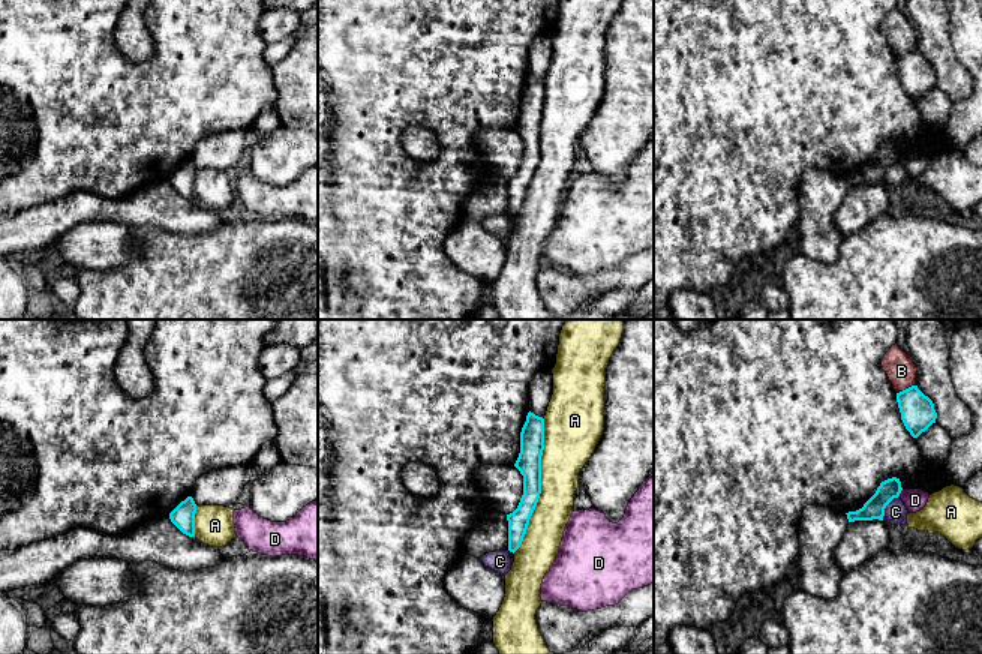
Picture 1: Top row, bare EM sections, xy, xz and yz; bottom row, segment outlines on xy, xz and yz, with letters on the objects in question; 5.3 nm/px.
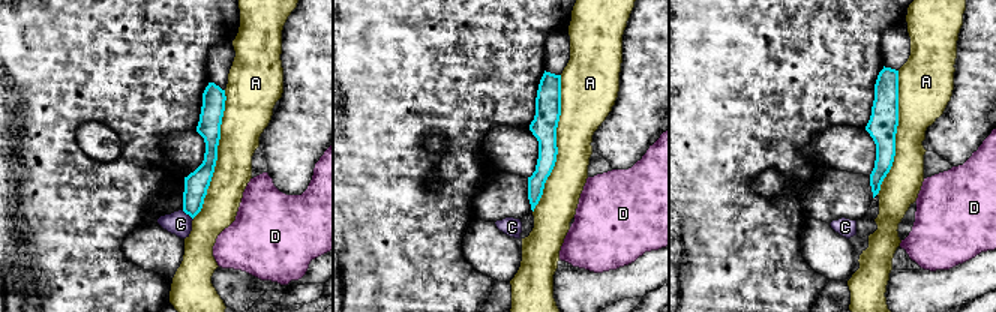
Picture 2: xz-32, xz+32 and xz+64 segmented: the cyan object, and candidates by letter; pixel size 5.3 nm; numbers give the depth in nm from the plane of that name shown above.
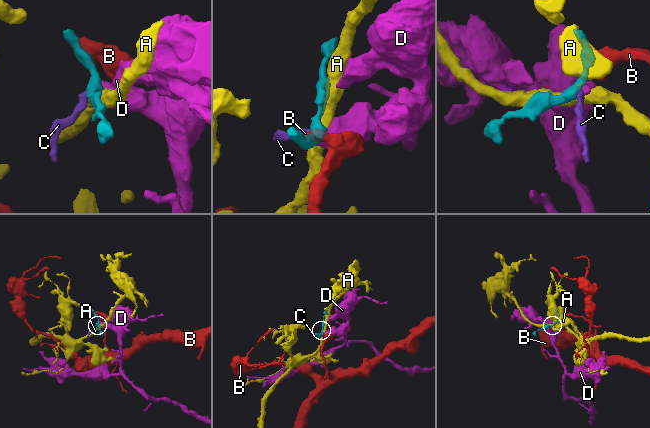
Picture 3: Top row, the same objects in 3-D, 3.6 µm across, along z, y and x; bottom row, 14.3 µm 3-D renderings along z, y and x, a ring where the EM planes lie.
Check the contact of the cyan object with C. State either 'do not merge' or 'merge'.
merge

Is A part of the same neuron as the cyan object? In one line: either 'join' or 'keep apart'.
keep apart

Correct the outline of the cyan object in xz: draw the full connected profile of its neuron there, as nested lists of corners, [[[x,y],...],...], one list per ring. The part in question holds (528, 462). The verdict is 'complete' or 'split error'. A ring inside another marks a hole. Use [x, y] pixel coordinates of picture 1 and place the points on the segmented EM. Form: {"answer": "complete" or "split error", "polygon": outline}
{"answer": "complete", "polygon": [[[528,412],[520,432],[520,453],[514,466],[523,476],[523,495],[517,508],[507,514],[508,550],[516,552],[526,534],[529,519],[541,494],[541,456],[544,450],[544,418]]]}

